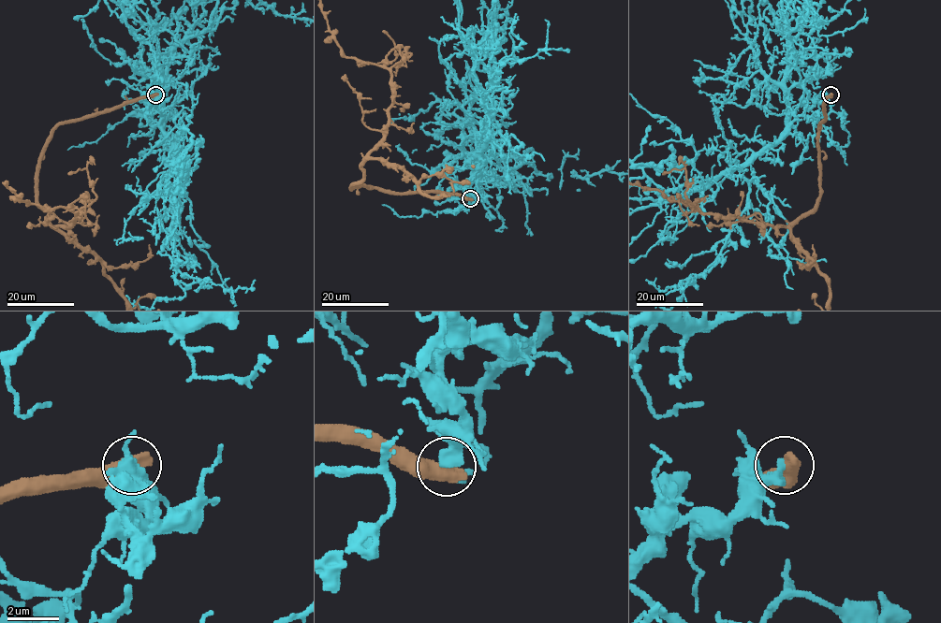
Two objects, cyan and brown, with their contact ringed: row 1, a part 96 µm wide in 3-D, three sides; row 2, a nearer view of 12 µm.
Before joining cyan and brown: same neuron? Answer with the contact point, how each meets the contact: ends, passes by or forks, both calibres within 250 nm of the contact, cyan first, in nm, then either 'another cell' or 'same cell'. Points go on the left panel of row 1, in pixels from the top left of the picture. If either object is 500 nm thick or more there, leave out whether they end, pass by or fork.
(155, 94) | 550/700 nm | another cell

